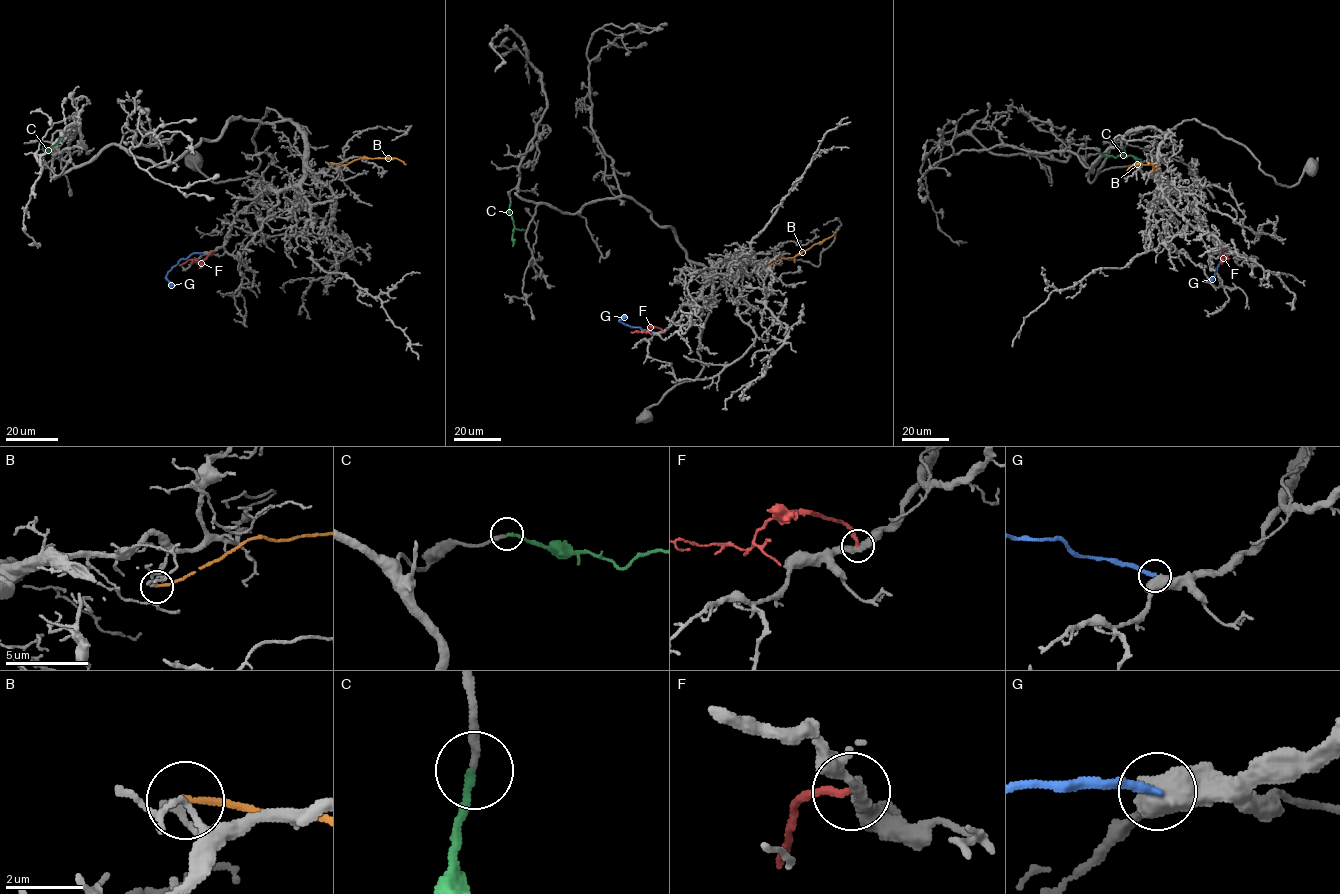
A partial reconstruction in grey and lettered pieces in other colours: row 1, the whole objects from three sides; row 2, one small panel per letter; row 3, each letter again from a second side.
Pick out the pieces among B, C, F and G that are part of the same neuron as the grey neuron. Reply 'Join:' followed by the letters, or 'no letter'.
Join: C

